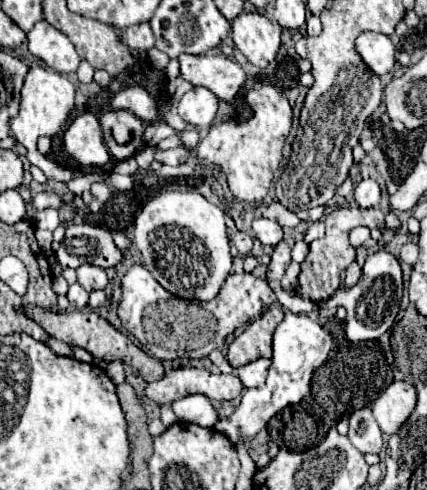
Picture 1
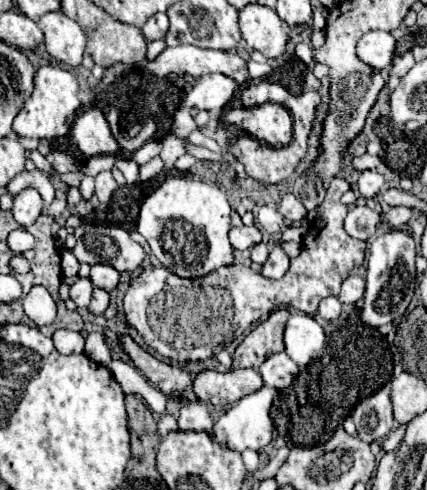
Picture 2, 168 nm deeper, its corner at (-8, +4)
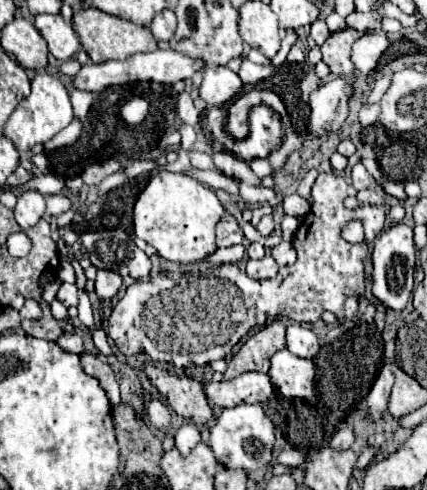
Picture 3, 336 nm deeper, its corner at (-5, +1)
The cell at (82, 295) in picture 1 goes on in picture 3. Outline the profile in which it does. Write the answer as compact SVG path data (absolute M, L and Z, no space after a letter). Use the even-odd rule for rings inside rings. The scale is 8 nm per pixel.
M61 283L57 295L55 295L65 307L77 305L79 303L79 295L77 295L77 287L73 283Z

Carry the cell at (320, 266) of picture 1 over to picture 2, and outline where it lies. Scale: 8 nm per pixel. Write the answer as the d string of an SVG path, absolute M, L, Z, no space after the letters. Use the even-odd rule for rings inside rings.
M342 178L332 180L322 202L324 214L320 220L310 224L302 242L302 252L290 262L290 270L282 280L264 278L260 272L242 264L224 266L212 272L212 276L198 280L178 278L164 266L146 266L144 272L130 282L124 296L128 324L138 330L150 348L168 360L184 364L188 360L212 358L232 342L236 330L250 328L260 318L266 318L274 308L294 306L306 314L314 314L320 300L326 296L338 296L340 284L348 272L356 264L364 262L366 242L348 236L344 230L348 206L344 206L340 198L348 186L350 184Z

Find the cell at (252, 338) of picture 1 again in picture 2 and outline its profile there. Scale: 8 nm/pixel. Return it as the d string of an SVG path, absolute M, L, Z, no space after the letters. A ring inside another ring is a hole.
M280 308L270 314L270 318L262 324L258 324L236 348L234 352L234 364L232 368L256 368L260 366L268 356L276 352L284 352L282 332L284 324L288 320L290 312L286 308Z

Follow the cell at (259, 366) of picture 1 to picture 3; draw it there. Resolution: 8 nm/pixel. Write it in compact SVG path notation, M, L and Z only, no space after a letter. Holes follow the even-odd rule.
M283 349L271 357L271 381L287 399L311 400L316 396L315 363Z

